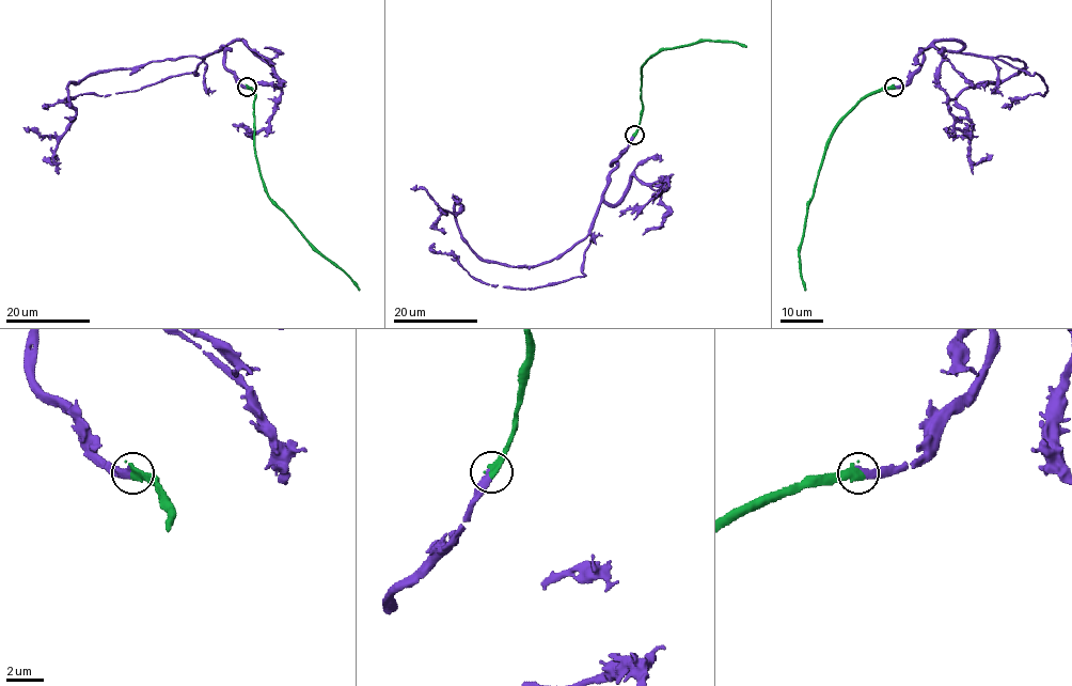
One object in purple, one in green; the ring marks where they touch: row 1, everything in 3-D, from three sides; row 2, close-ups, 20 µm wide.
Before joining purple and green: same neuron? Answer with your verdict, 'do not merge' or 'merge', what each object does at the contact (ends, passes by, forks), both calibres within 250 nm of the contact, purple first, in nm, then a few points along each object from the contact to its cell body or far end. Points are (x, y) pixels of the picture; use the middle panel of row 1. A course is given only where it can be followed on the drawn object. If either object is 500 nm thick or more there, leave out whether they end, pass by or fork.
merge; purple ends there; green ends there; 480 nm thick on the purple side, 440 nm on the other; purple runs (634, 136), (589, 233), (548, 261), (485, 261), (456, 198), (458, 213), (439, 215), (444, 234); green runs (634, 135), (642, 110), (642, 67), (652, 56), (704, 41), (730, 41), (746, 47)

